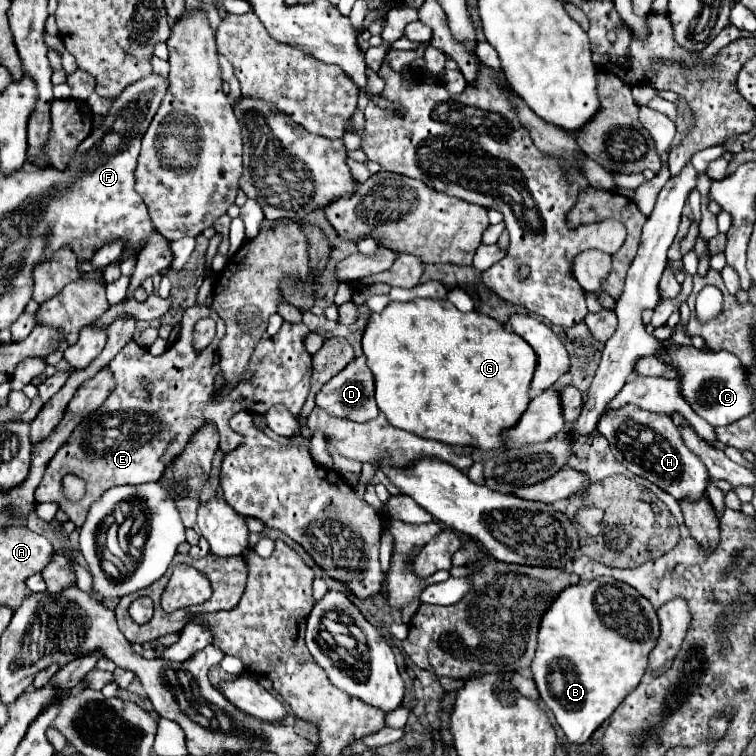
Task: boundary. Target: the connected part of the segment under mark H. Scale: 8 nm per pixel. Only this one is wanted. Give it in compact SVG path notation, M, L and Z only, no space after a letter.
M623 406L619 410L607 410L601 416L597 430L609 440L611 452L629 472L647 478L677 500L697 500L705 494L709 474L697 456L687 450L667 414L653 414L637 406Z

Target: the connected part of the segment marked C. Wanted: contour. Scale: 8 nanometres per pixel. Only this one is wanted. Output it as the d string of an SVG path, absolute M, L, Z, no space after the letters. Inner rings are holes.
M671 338L665 340L663 346L669 346L669 350L663 350L659 358L677 372L681 394L691 404L697 416L701 416L703 420L707 420L711 426L717 428L749 414L755 392L753 388L747 386L745 370L741 368L741 362L737 360L735 354L729 354L725 350L719 352L697 350L693 346L675 344ZM703 388L705 388L705 400L703 400Z

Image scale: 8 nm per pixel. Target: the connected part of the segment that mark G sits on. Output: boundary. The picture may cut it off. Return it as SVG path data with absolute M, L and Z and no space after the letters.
M415 298L411 302L391 302L383 312L379 312L379 314L371 312L365 332L363 332L363 352L367 356L367 366L375 376L377 406L387 416L389 424L393 424L395 428L401 428L405 432L413 432L421 438L439 440L439 442L451 444L451 446L471 446L471 448L479 448L479 450L497 450L503 446L501 430L515 426L517 420L521 418L521 414L525 412L525 408L529 404L529 382L533 378L535 364L537 364L537 356L533 354L533 350L529 350L529 344L523 338L517 338L517 334L509 332L497 320L489 318L487 314L475 312L475 310L461 312L449 300L429 300L429 298Z

